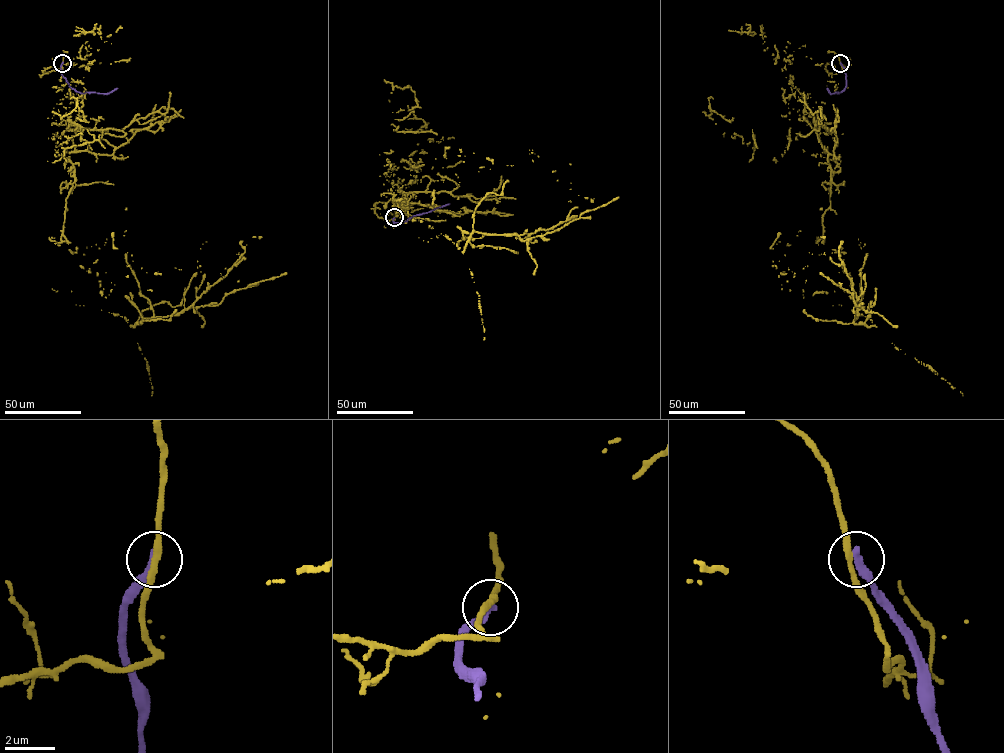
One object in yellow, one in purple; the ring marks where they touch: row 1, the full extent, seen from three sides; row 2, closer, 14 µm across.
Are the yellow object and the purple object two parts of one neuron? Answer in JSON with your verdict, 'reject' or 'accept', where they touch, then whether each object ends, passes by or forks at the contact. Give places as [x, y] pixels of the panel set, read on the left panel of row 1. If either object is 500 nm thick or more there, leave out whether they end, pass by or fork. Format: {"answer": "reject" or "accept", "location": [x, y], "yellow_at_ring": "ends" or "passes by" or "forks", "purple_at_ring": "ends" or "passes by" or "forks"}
{"answer": "reject", "location": [62, 63], "yellow_at_ring": "passes by", "purple_at_ring": "ends"}

